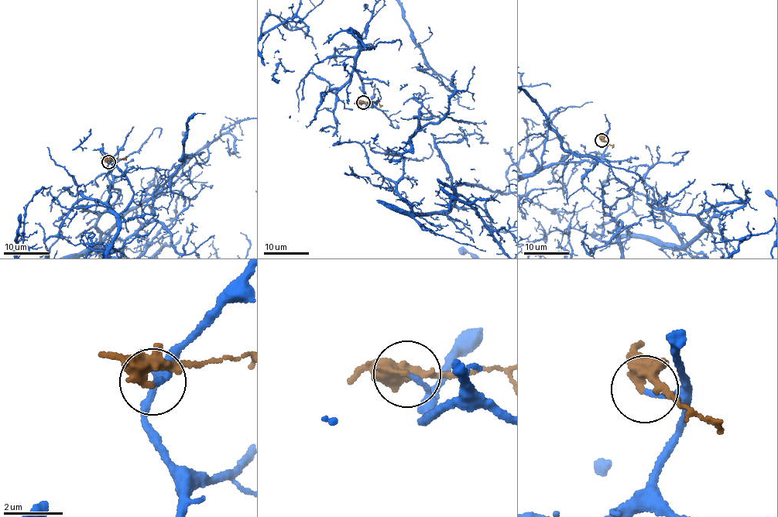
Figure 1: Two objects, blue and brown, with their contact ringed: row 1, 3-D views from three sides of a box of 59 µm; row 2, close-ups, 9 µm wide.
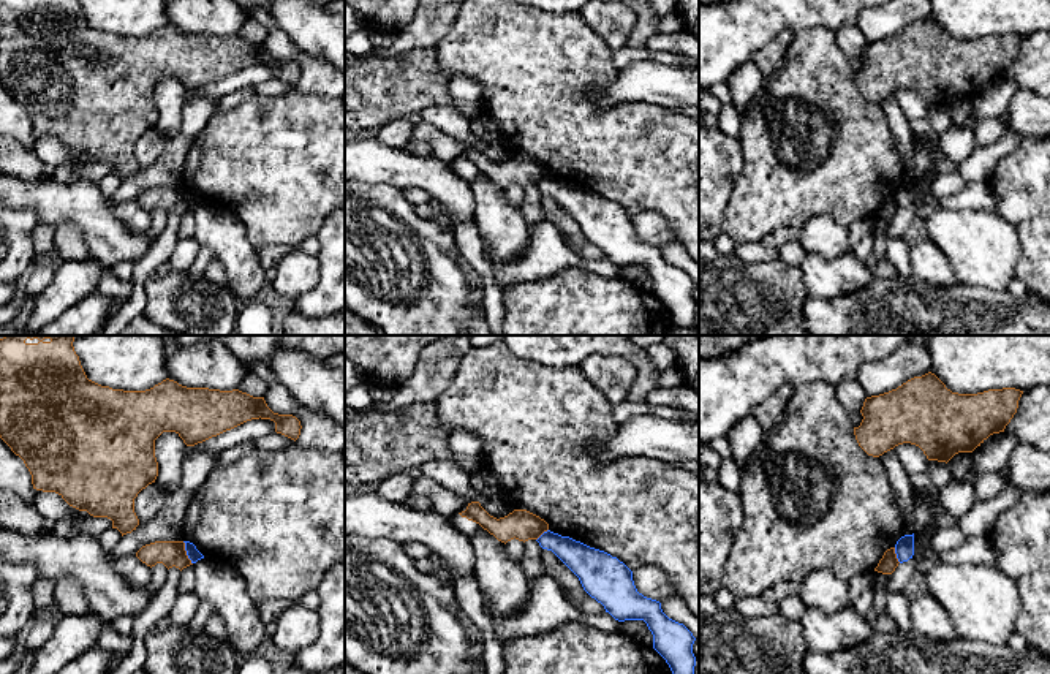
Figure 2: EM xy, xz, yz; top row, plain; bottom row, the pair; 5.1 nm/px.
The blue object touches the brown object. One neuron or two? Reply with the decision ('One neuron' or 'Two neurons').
Two neurons

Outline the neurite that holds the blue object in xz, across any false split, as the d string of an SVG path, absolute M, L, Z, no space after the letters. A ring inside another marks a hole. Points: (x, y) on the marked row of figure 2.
M550 530L536 541L542 549L552 551L615 620L644 620L653 634L653 649L666 660L672 674L694 674L696 638L683 623L669 619L659 601L637 592L633 571L623 562Z

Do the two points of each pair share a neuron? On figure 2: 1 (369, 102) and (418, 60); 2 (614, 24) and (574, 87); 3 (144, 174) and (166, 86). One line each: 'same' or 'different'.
1: same
2: different
3: different

